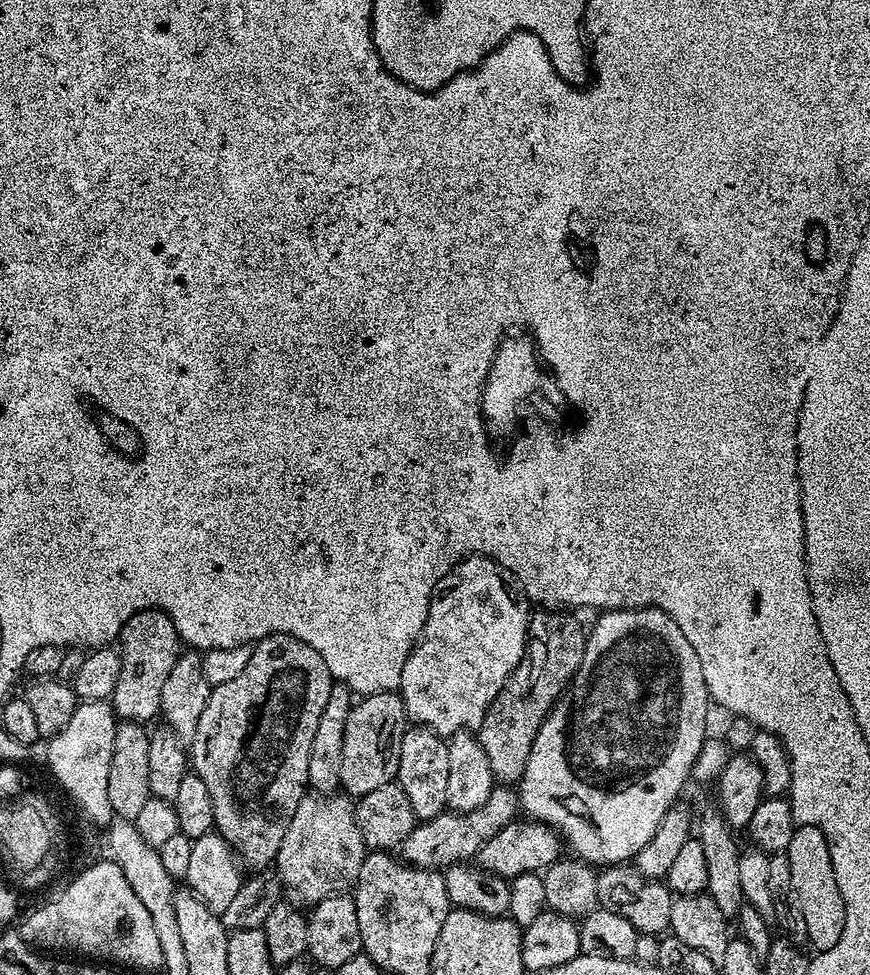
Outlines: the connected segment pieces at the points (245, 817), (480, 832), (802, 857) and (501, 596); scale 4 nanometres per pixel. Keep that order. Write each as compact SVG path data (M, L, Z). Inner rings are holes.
M275 632L255 641L250 662L238 678L213 687L206 710L198 718L198 730L190 741L191 771L206 782L210 798L214 798L215 831L245 865L256 867L253 869L267 869L264 867L275 861L286 826L290 826L290 818L294 818L294 810L298 810L298 802L306 794L310 746L314 746L314 733L322 719L322 710L326 710L333 683L328 664L322 662L318 648Z
M496 786L493 787L490 798L486 798L480 808L469 812L445 810L439 812L433 820L417 823L413 832L400 845L398 852L403 863L417 868L443 870L452 864L471 861L476 852L482 850L482 846L486 846L486 842L490 842L490 838L494 838L498 830L502 830L502 826L512 823L517 816L517 793L511 787Z
M797 825L784 851L790 867L790 884L796 908L805 919L807 943L819 952L830 950L841 938L844 929L845 906L834 881L828 843L817 827Z
M469 554L441 576L440 589L428 602L424 628L402 670L398 691L404 699L408 720L425 728L433 728L445 738L461 730L479 730L486 718L486 710L490 710L498 690L502 690L518 666L524 656L524 646L528 643L529 601L522 595L517 581L516 584L512 581L513 573L502 571L501 565L492 560L495 559L488 554Z

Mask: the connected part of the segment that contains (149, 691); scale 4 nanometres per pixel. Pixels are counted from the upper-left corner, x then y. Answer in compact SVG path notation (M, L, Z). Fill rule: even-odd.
M147 608L134 614L124 625L118 637L118 651L122 674L110 701L117 717L124 722L149 722L160 712L162 686L174 670L182 651L182 634L176 623L160 608Z

